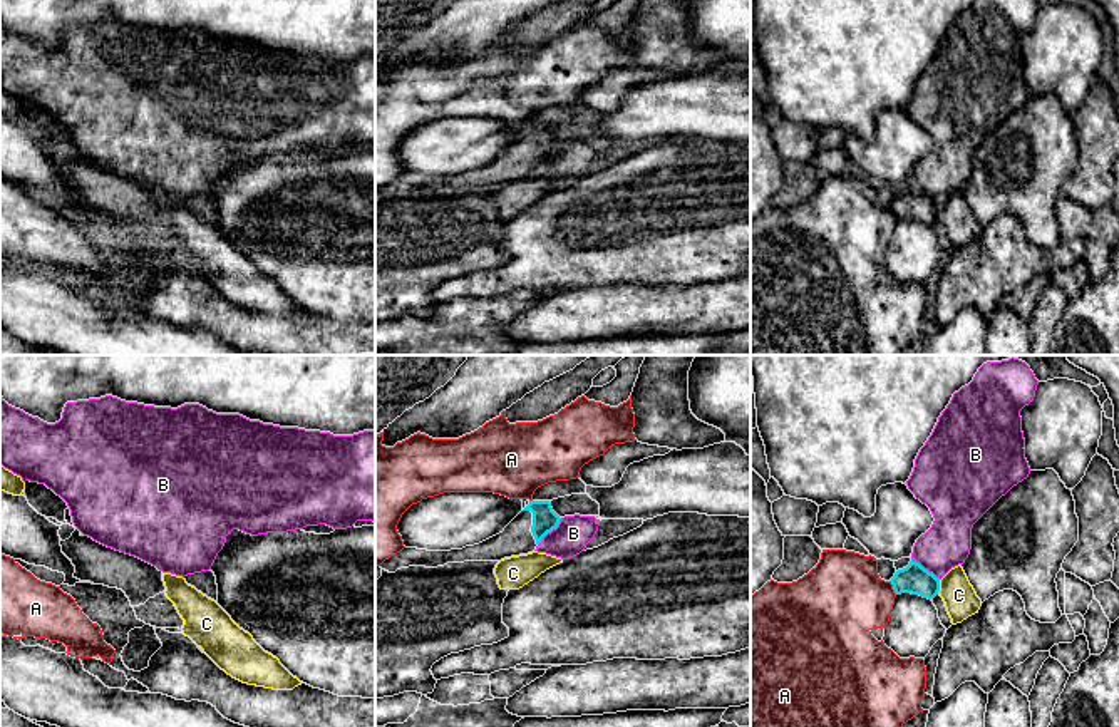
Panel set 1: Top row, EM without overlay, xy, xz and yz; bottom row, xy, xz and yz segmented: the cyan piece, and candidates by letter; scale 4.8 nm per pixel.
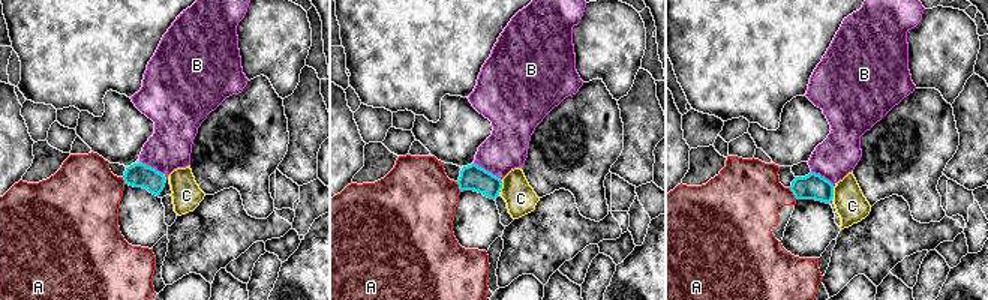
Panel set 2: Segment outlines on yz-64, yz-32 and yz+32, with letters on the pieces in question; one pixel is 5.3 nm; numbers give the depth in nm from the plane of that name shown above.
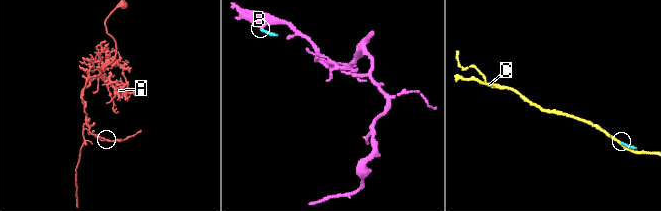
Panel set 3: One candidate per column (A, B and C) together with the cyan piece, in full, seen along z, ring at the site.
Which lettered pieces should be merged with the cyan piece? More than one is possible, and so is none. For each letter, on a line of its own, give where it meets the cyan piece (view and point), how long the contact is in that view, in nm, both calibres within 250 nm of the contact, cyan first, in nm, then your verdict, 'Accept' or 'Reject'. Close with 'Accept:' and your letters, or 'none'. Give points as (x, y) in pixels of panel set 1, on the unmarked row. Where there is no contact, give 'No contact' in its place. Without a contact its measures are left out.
A: Touches cyan at yz (893, 213). Shared border 70 nm. Thickness 140 nm (cyan) against 400 nm. Reject
B: Touches cyan at xz (550, 156). Shared border 180 nm. Thickness 120 nm (cyan) against 170 nm. Reject
C: Touches cyan at yz (938, 211). Shared border 70 nm. Thickness 140 nm (cyan) against 160 nm. Reject
Accept: none

